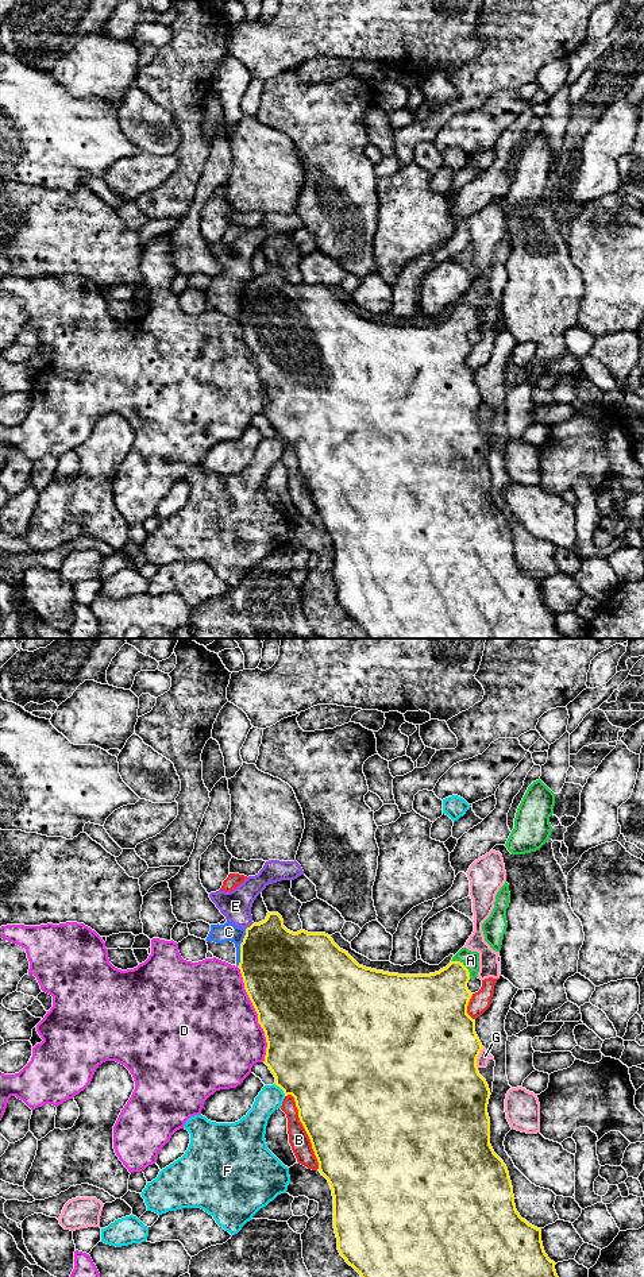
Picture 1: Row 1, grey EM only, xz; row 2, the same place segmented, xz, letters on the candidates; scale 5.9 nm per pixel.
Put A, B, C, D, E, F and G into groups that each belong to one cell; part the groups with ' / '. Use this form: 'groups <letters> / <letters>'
groups A / B / C E / D / F / G

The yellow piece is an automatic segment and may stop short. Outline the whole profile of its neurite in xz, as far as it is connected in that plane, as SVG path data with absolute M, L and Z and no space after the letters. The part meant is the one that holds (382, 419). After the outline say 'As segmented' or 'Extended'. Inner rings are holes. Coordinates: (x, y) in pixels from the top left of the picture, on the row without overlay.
M267 265L265 273L252 275L246 281L246 288L240 296L240 321L244 342L258 366L258 375L265 383L267 400L265 416L269 418L275 429L275 437L279 439L285 448L292 447L298 462L298 470L302 475L319 514L320 525L328 532L333 548L333 580L338 590L338 602L346 614L352 618L369 638L568 638L562 634L555 622L555 614L548 610L541 594L541 580L529 576L520 568L514 556L513 539L509 524L504 513L494 505L490 497L490 470L487 466L487 456L490 451L490 441L486 432L479 427L477 410L482 402L482 396L475 385L475 371L467 366L467 358L473 346L467 340L470 331L478 329L479 324L479 305L462 300L451 312L451 315L439 324L429 327L398 327L383 323L377 323L359 317L348 304L340 301L331 288L325 285L308 285L300 282L293 285L284 278L284 271L278 265Z. Extended

